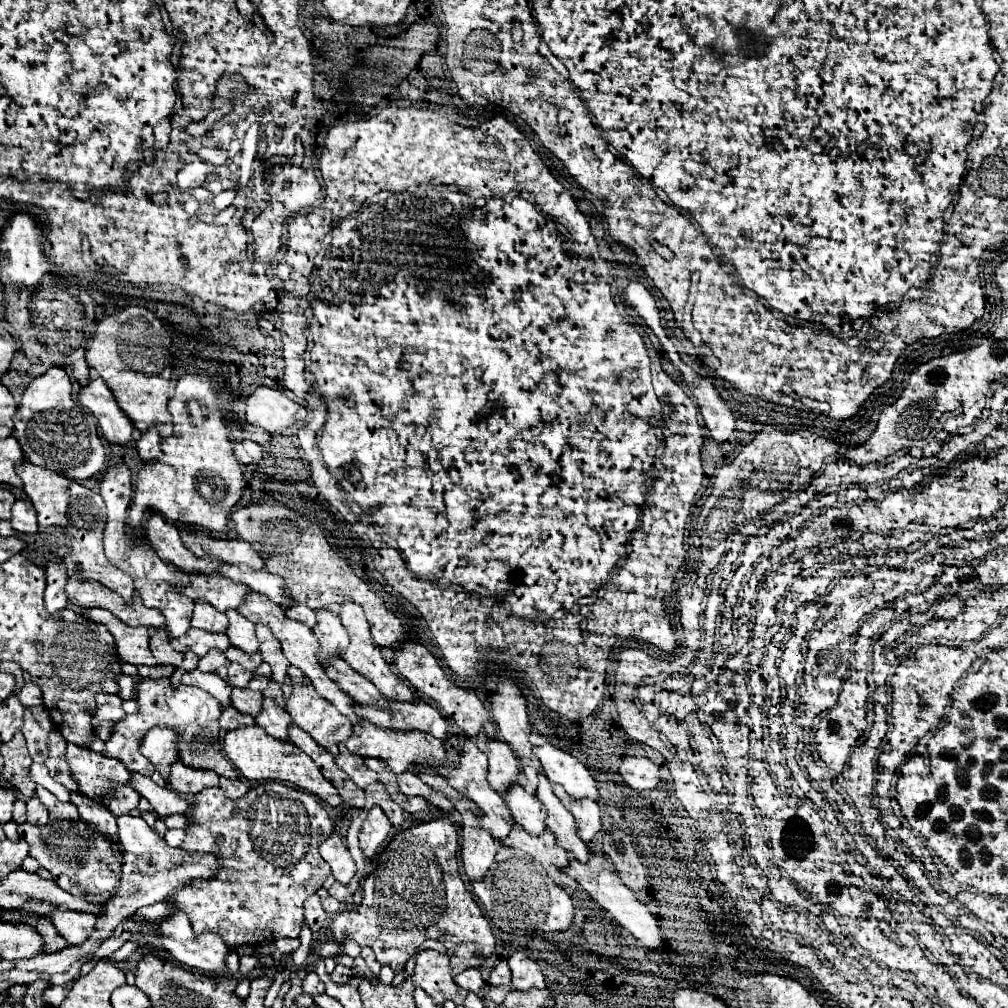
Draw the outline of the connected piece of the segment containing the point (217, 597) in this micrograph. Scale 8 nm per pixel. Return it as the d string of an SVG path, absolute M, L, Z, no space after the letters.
M211 573L211 575L195 575L189 581L189 587L195 589L195 593L215 605L221 613L227 609L239 609L243 605L243 597L251 593L251 589L243 583L235 583L227 579L221 573Z

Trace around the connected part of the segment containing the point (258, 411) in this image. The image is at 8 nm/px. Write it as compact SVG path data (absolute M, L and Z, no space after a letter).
M259 387L245 399L245 417L251 425L263 427L265 431L281 433L285 427L299 419L305 419L307 411L303 405L291 401L277 389Z

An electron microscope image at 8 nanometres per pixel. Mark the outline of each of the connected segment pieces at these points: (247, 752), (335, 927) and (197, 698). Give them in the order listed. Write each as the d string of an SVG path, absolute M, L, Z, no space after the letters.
M243 725L243 727L227 731L227 735L223 739L223 749L225 749L227 757L233 761L233 765L247 779L255 779L255 781L261 781L261 779L289 781L289 783L293 783L293 785L317 795L321 801L329 803L331 807L337 807L341 803L341 797L339 797L337 789L331 785L331 781L327 781L321 775L319 767L311 761L311 757L307 757L295 745L287 745L285 741L275 741L259 725Z
M435 819L429 823L415 825L407 831L401 831L387 845L387 857L383 857L383 865L363 881L363 901L353 911L341 911L331 921L333 939L343 943L345 939L357 941L359 945L369 945L375 951L375 957L381 965L391 965L393 971L401 971L405 963L419 951L421 943L427 939L437 939L445 945L447 955L451 959L453 977L463 973L469 967L481 967L487 957L495 951L495 937L491 933L491 925L479 905L473 901L465 883L459 875L457 857L451 857L451 821Z
M143 679L137 685L137 703L139 711L135 715L127 715L123 721L119 721L119 725L111 729L111 739L105 743L103 755L119 759L130 772L150 777L154 772L154 765L140 753L139 739L145 737L145 733L155 725L171 725L179 729L179 757L185 765L191 765L195 769L213 769L215 773L227 775L231 779L239 777L239 773L231 769L221 747L201 741L201 729L219 729L221 705L215 701L215 697L189 685L171 689L169 679Z

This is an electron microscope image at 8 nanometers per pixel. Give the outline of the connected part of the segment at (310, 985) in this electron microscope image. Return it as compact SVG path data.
M309 971L309 973L307 973L307 977L303 979L303 993L311 995L311 997L325 993L323 983L321 983L321 979L317 977L317 973L315 973L315 971Z

